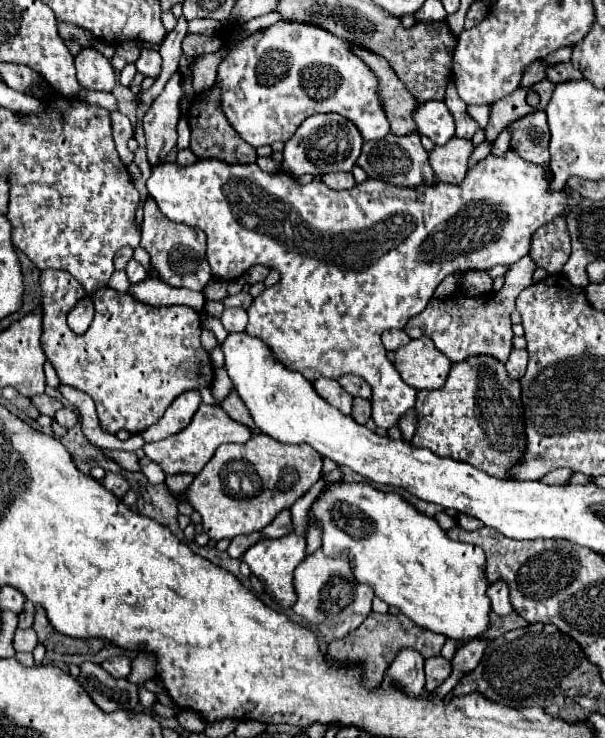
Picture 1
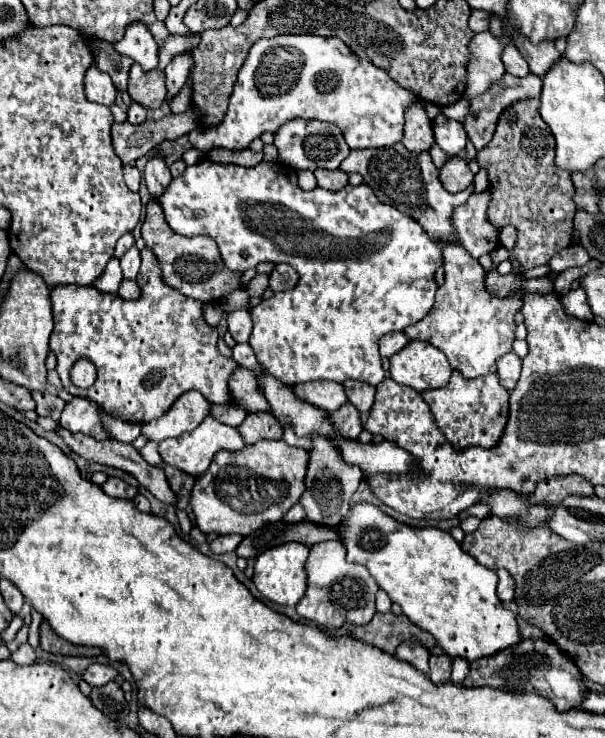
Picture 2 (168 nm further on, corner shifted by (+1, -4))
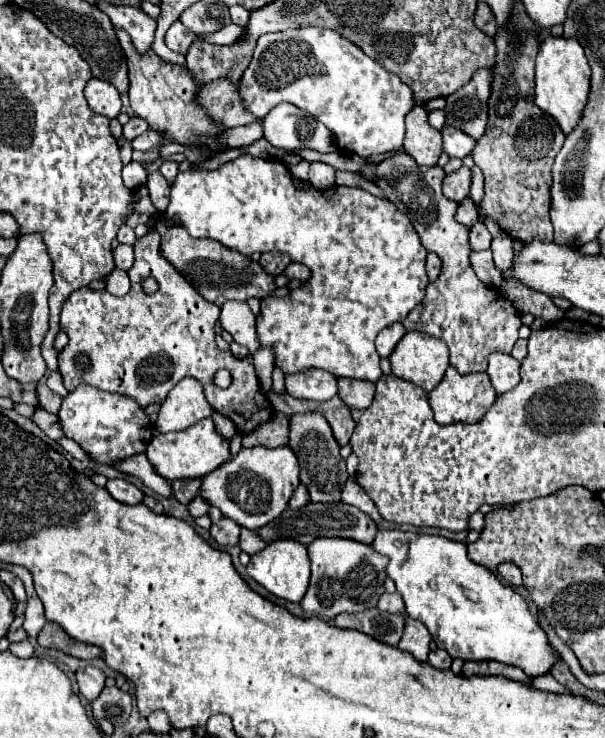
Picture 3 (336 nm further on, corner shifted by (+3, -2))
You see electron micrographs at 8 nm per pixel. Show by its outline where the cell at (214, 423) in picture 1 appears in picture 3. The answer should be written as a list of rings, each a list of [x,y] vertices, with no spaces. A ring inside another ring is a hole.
[[[211,419],[197,421],[195,425],[191,425],[189,429],[183,429],[183,431],[157,435],[147,447],[147,459],[151,461],[153,469],[167,481],[205,477],[207,473],[215,471],[215,467],[223,465],[229,459],[229,455],[231,455],[229,441],[217,433]]]

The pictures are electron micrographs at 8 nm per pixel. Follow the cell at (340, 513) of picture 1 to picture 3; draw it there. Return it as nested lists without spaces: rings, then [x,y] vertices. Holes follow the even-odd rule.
[[[379,531],[375,541],[373,541],[373,549],[385,557],[389,557],[389,565],[387,565],[387,575],[395,581],[397,585],[397,591],[401,593],[403,601],[405,601],[405,609],[407,613],[413,617],[413,619],[419,619],[421,623],[427,625],[433,641],[437,643],[439,649],[445,649],[453,659],[459,657],[463,661],[467,659],[475,659],[475,661],[499,661],[499,663],[507,663],[507,665],[515,665],[515,667],[521,667],[529,677],[541,677],[541,675],[547,675],[551,673],[551,669],[555,667],[557,663],[557,653],[551,649],[549,641],[547,641],[547,635],[545,631],[539,627],[539,623],[535,621],[533,613],[529,611],[527,607],[527,601],[511,587],[511,585],[505,585],[499,581],[499,577],[495,577],[489,569],[473,563],[469,557],[467,557],[467,547],[463,543],[457,543],[457,541],[449,541],[445,537],[437,537],[437,535],[417,535],[417,533],[403,533],[403,531]]]

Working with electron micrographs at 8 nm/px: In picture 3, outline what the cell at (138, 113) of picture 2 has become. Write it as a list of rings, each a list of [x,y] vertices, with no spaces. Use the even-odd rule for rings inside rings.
[[[131,117],[129,123],[123,127],[123,135],[125,135],[129,141],[133,141],[137,135],[141,135],[141,133],[145,133],[145,131],[147,131],[147,121],[143,121],[141,117]]]

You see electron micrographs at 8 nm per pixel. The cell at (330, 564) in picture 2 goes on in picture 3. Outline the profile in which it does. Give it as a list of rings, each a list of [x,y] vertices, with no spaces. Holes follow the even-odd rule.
[[[329,537],[315,539],[307,549],[311,559],[311,581],[301,601],[307,615],[331,621],[339,613],[361,613],[377,605],[377,599],[385,591],[387,557],[375,553],[371,545]]]

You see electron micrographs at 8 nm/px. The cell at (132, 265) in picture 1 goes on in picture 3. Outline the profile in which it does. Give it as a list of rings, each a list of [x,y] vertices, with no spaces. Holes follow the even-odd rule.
[[[119,243],[119,245],[113,249],[113,257],[115,257],[115,267],[119,267],[119,269],[123,269],[123,271],[131,269],[131,263],[133,263],[133,247]]]

